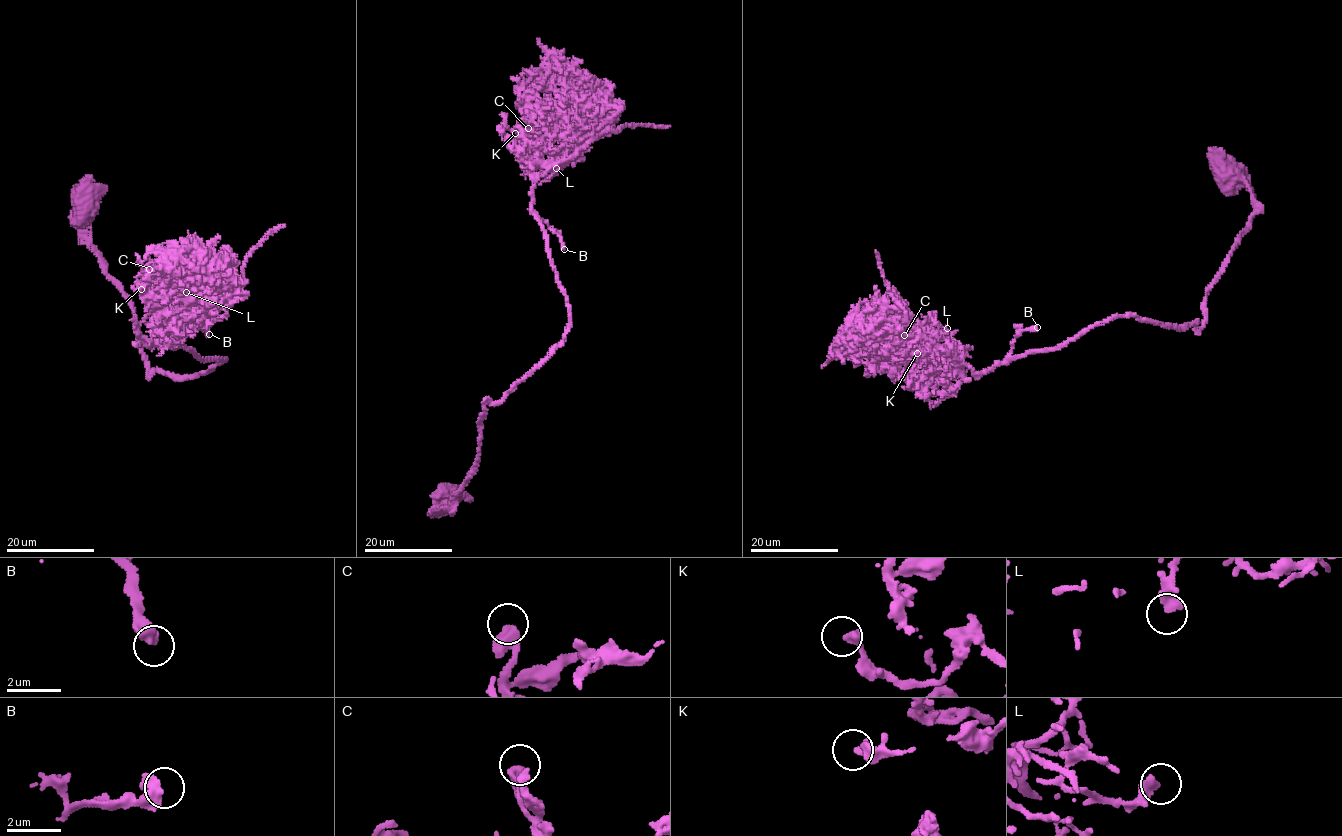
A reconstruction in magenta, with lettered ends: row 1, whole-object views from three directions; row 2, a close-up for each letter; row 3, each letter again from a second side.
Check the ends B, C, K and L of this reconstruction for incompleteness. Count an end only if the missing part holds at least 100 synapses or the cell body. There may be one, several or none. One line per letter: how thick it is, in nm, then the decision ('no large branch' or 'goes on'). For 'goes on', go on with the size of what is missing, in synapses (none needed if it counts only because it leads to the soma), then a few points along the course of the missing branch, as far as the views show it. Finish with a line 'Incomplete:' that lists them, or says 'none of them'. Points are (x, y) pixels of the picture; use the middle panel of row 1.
B: 480 nm | no large branch
C: 500 nm | no large branch
K: 320 nm | no large branch
L: 280 nm | no large branch
Incomplete: none of them

